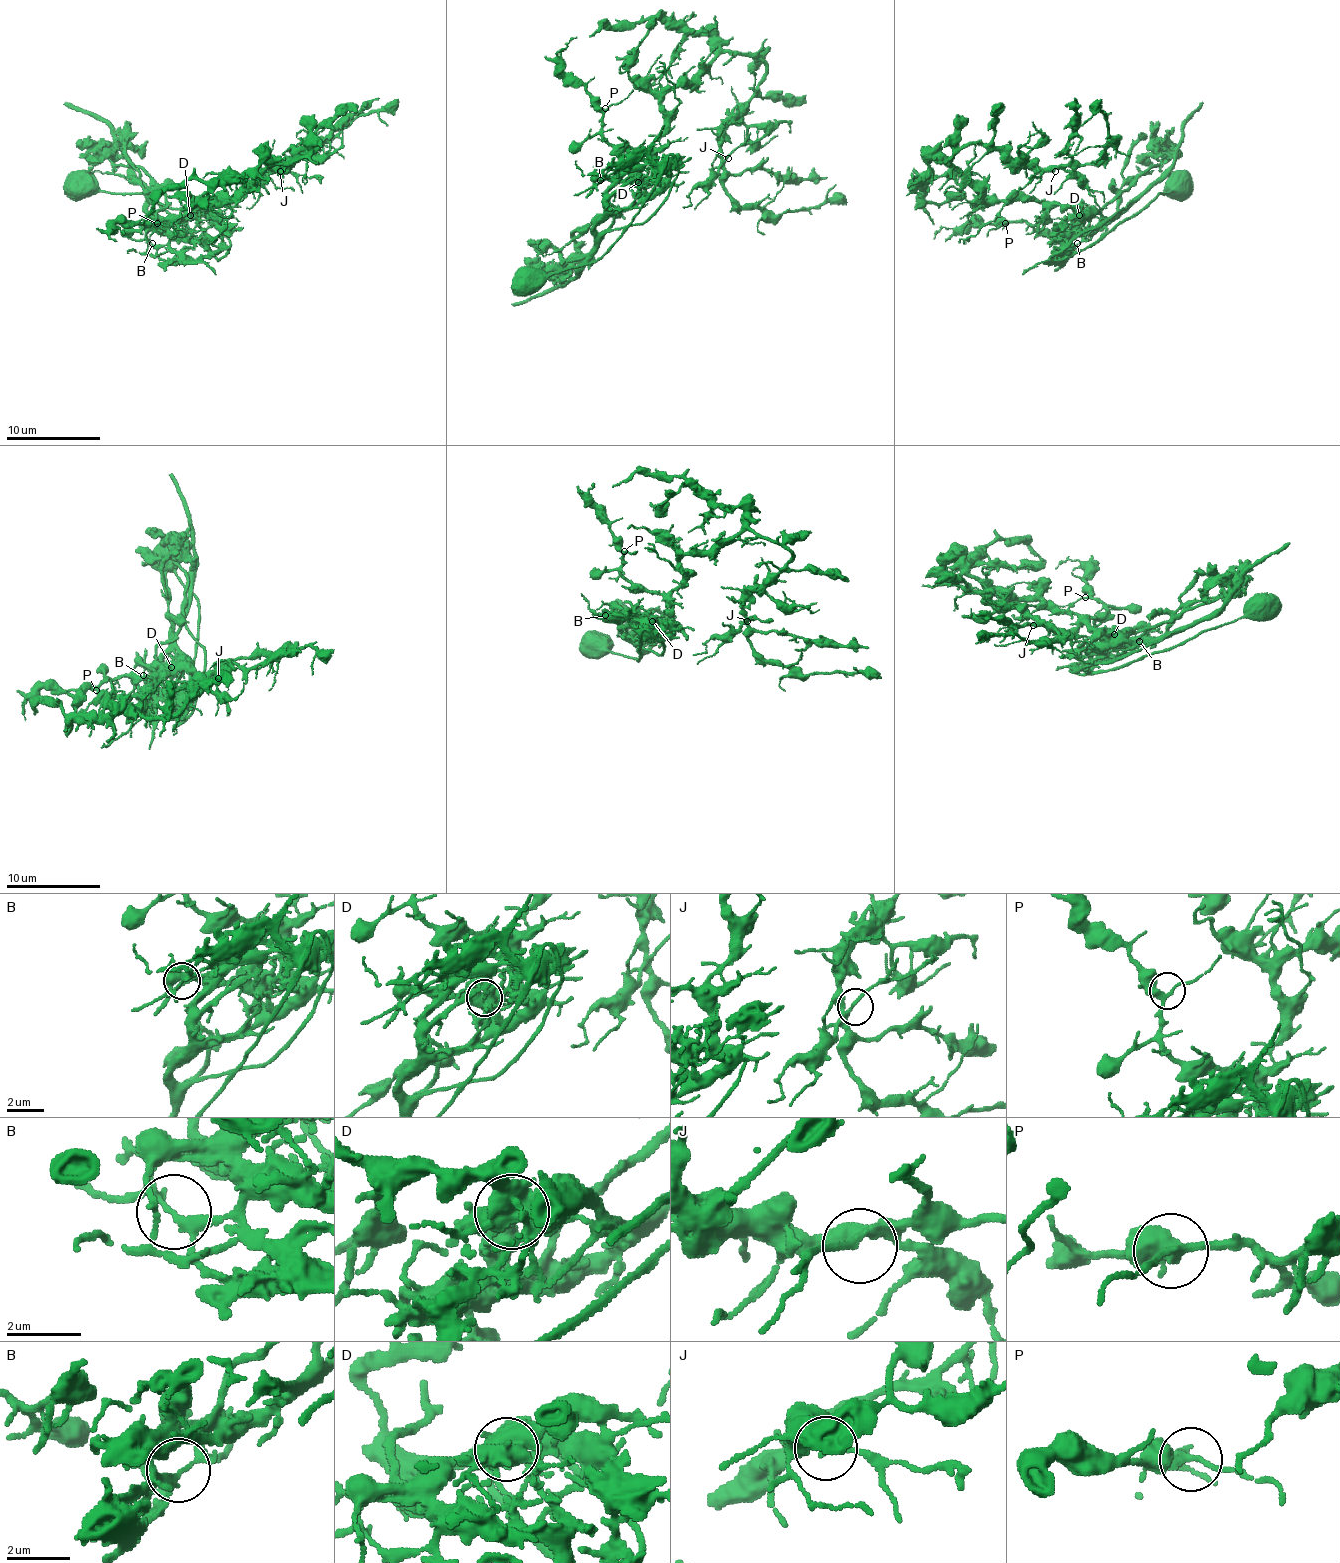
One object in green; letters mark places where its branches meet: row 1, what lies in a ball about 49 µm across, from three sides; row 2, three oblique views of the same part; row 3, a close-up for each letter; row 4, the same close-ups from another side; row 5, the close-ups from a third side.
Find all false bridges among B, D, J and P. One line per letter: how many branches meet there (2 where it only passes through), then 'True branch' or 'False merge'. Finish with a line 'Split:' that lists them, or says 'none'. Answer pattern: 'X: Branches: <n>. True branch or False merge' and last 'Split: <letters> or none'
B: Branches: 4. False merge
D: Branches: 7. False merge
J: Branches: 3. True branch
P: Branches: 3. True branch
Split: B, D

